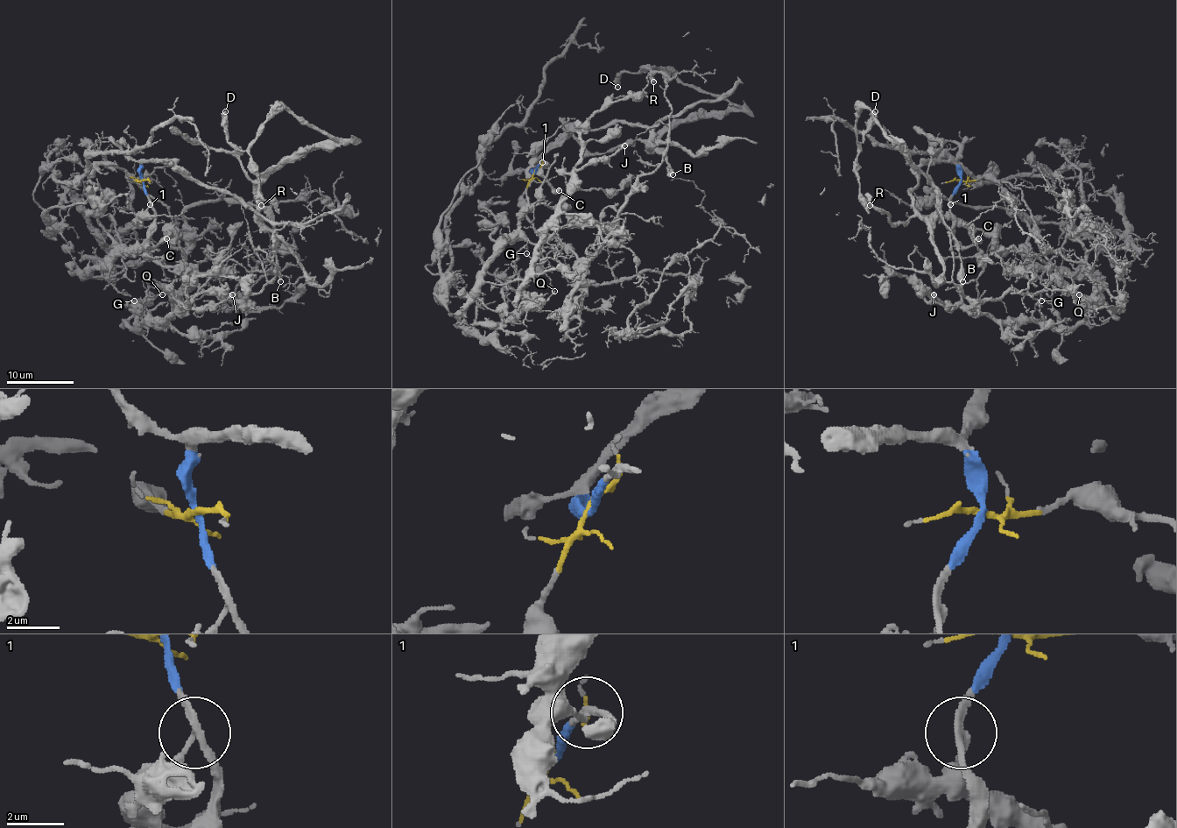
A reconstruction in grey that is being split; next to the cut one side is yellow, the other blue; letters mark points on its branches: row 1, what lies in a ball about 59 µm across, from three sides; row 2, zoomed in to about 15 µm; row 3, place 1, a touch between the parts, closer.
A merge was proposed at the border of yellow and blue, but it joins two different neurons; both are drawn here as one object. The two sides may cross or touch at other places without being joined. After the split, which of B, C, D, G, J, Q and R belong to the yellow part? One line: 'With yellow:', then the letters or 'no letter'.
With yellow: G, J, Q

